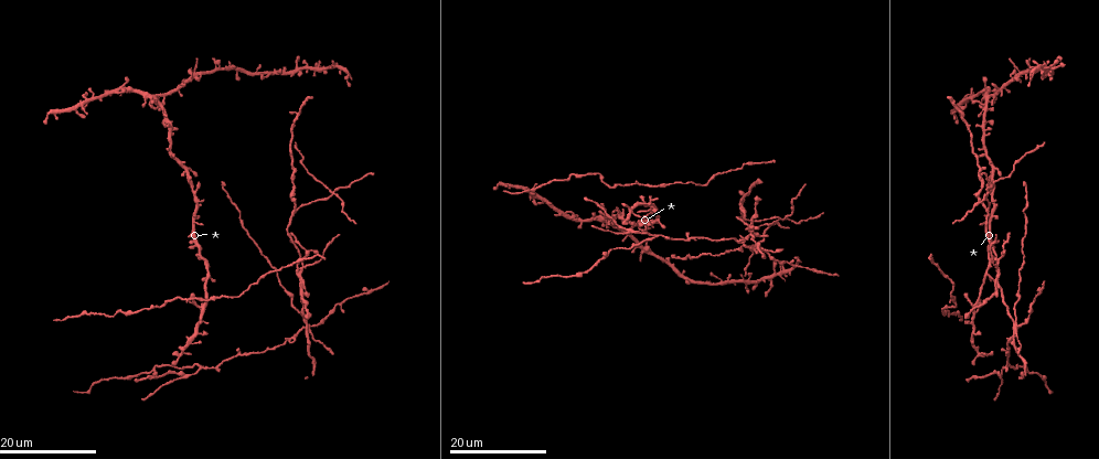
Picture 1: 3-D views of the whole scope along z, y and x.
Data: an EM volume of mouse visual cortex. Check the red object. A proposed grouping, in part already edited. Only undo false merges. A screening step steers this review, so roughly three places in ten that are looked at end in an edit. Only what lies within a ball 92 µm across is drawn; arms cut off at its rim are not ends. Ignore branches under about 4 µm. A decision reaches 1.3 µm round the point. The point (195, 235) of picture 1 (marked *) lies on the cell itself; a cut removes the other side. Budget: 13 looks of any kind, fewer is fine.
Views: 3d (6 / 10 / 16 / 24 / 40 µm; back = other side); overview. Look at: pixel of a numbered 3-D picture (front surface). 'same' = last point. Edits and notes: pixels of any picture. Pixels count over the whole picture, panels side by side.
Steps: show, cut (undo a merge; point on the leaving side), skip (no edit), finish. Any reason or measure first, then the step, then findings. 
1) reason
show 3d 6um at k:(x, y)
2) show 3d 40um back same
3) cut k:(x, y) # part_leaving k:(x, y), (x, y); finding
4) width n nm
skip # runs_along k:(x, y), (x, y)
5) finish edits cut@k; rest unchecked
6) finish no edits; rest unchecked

sudden change in width
show 3d 24um at 1:(979, 298)

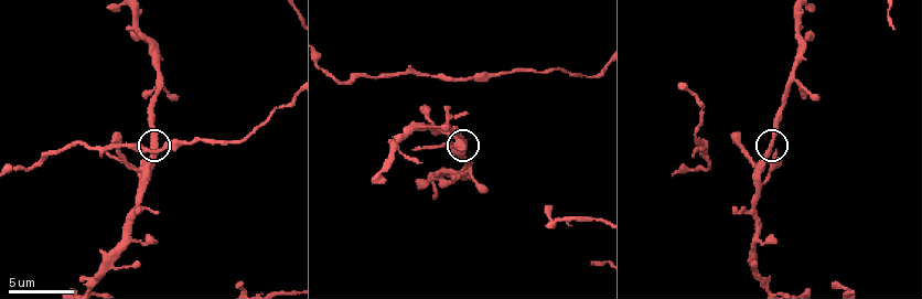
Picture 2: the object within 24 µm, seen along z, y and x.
show 3d 6um at 2:(767, 151)

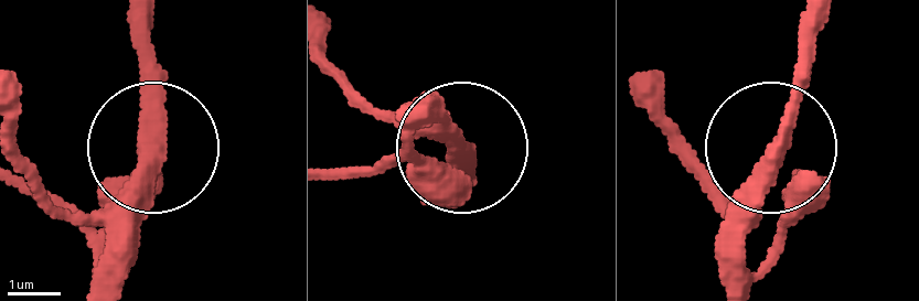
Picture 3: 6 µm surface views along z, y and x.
width 360 nm
skip # runs_along 3:(150, 23), (150, 194), (124, 273); continuous, no second cell

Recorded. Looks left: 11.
show 3d 6um at 2:(435, 77)

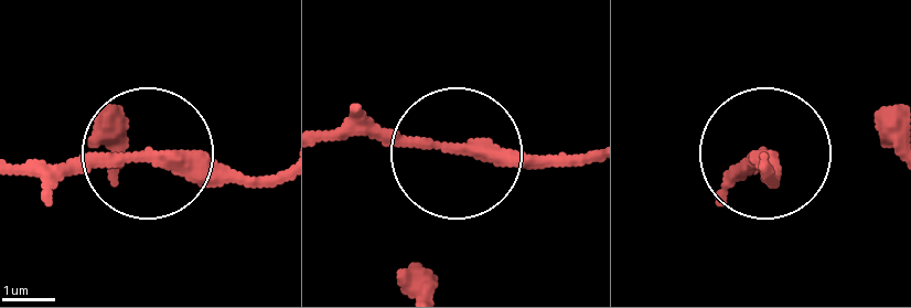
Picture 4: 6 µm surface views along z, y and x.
side_arm 33 um
skip # one cell here

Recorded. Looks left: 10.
three-way junction
show 3d 24um at 1:(655, 238)

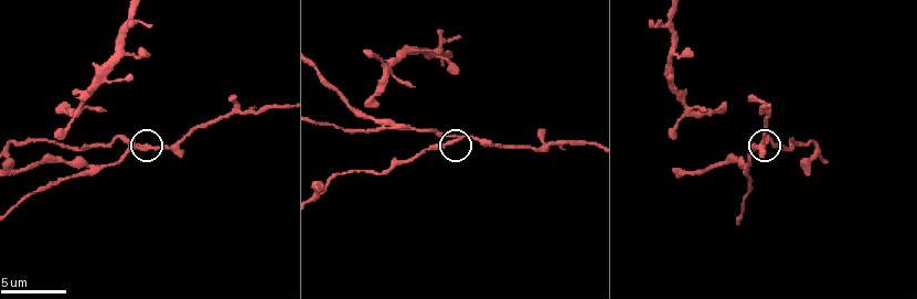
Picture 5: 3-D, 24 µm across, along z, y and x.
closer look
show 3d 10um at 5:(453, 140)

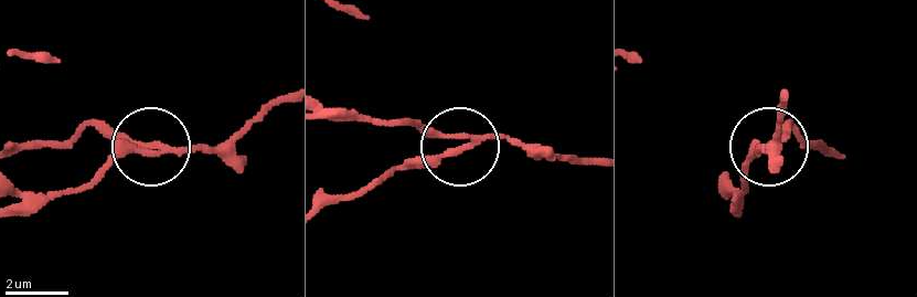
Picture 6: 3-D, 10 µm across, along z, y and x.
cut 6:(436, 156) # part_leaving 6:(471, 141), (323, 200); two cells meet here

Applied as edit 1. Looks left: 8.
a fork
show 3d 16um at 5:(388, 128)

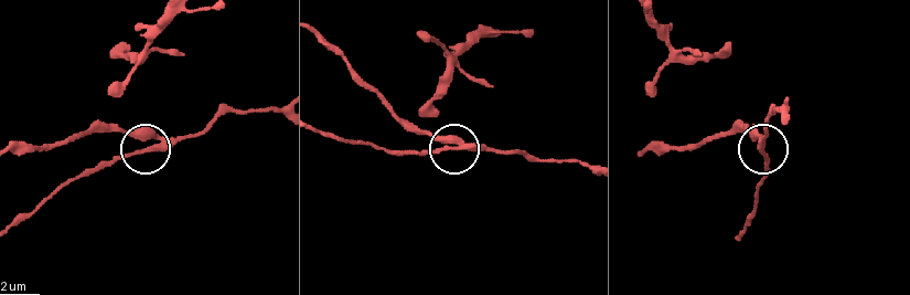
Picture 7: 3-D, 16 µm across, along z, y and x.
arms 3
cut 7:(132, 134) # part_leaving 7:(159, 135), (87, 130), (47, 145), (12, 145); a second cell is stuck on

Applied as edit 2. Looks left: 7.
show overview

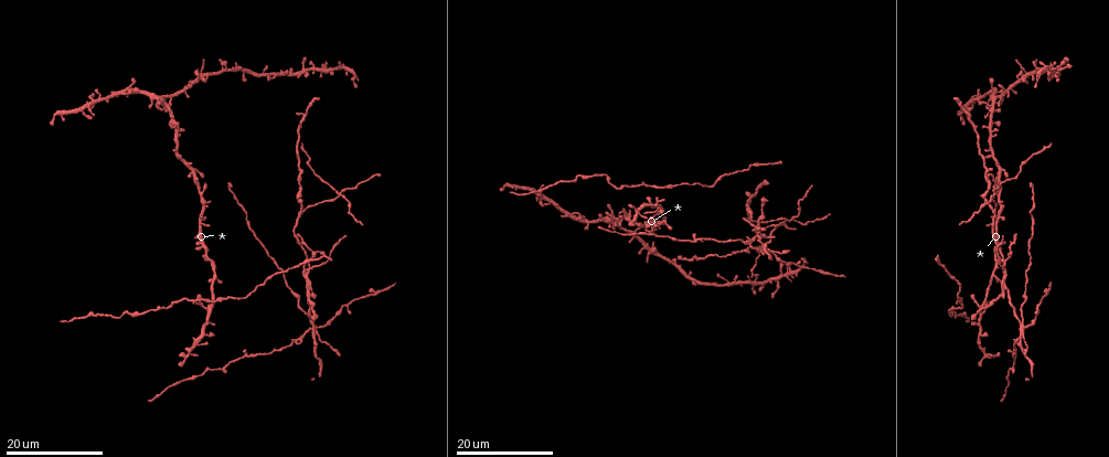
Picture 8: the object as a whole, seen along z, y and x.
four-way junction
show 3d 24um at 8:(640, 213)

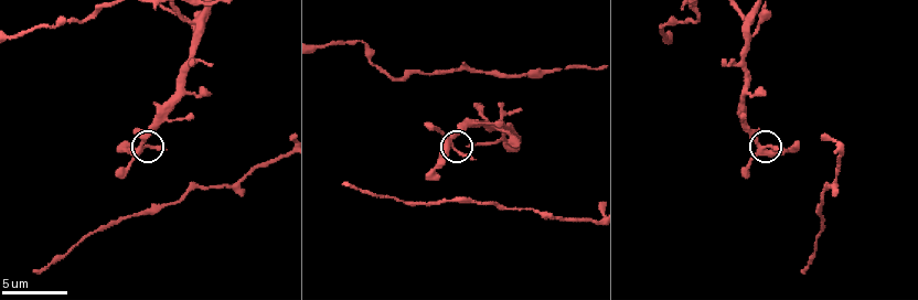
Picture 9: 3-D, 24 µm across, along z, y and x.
show 3d 10um at 9:(145, 148)

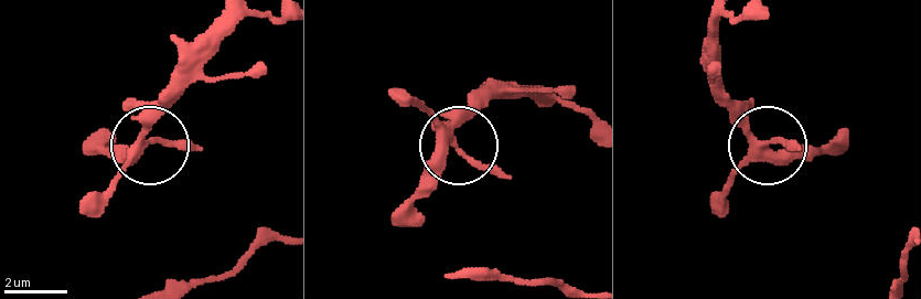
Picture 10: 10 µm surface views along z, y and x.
width 290 nm
skip # all the same cell

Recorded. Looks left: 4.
looks like a crossing
show 3d 24um at 8:(314, 330)

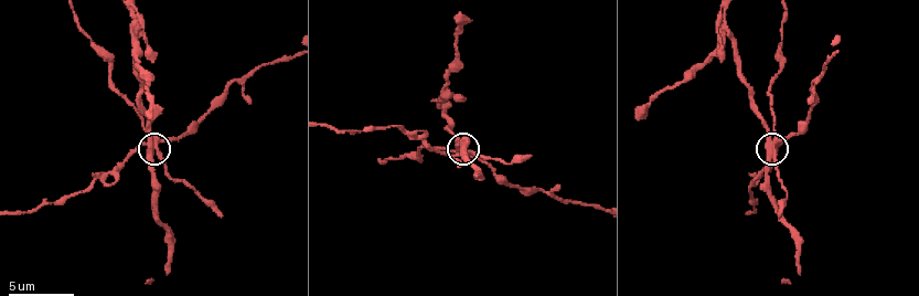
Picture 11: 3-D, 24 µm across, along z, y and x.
closer look
show 3d 6um at 11:(157, 145)

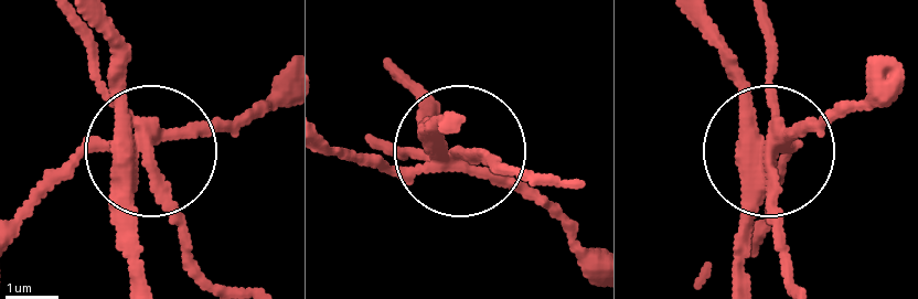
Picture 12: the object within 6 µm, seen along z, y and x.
width 360 nm
cut 12:(130, 215) # part_leaving 12:(140, 136), (109, 21); a second cell is stuck on

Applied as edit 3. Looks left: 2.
finish edits cut@6, cut@7, cut@12; rest unchecked

